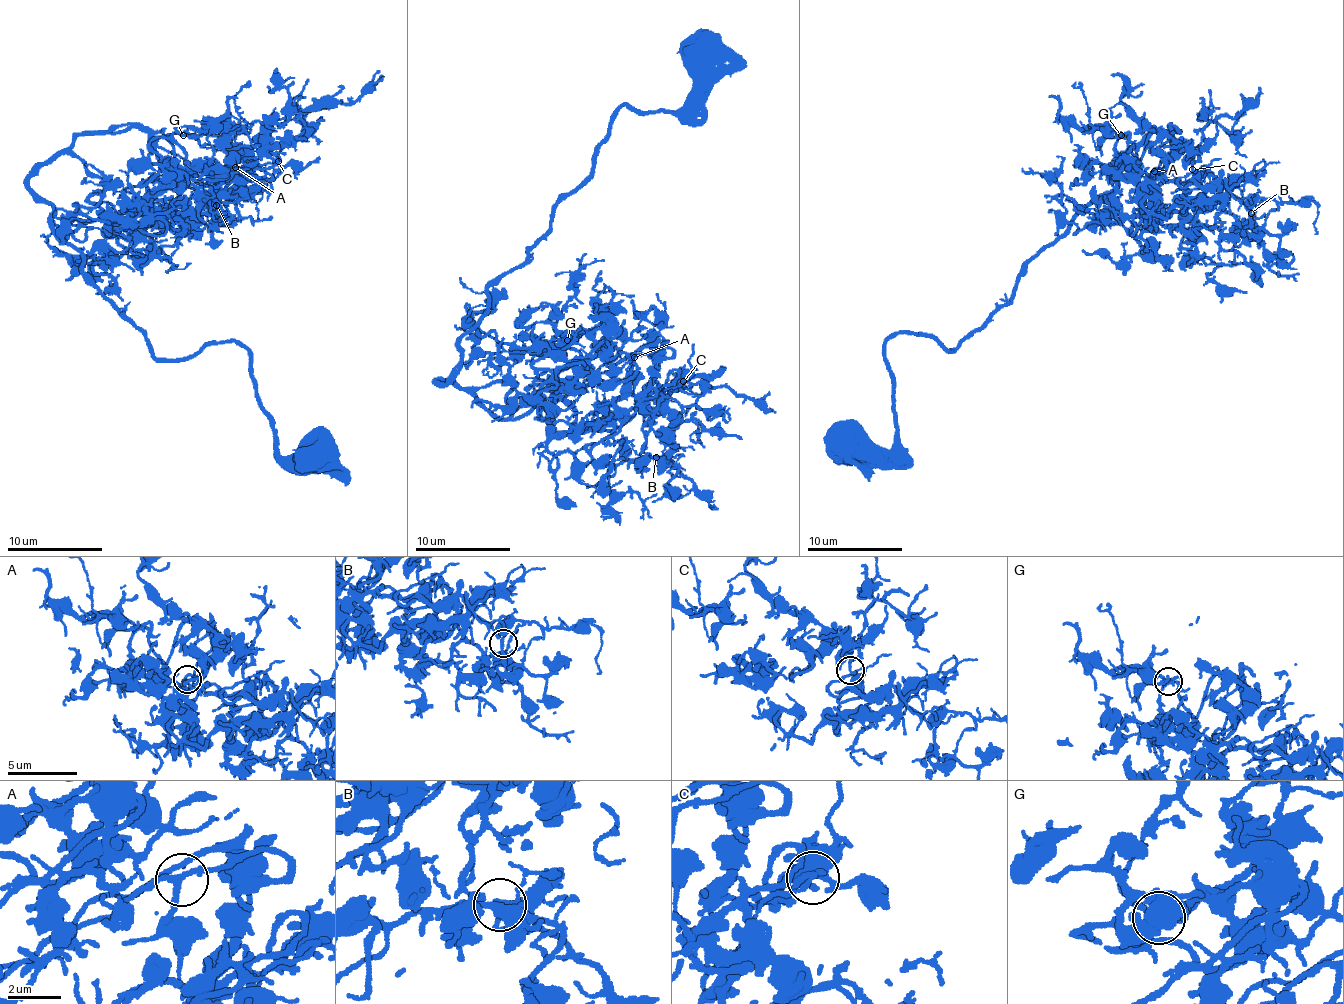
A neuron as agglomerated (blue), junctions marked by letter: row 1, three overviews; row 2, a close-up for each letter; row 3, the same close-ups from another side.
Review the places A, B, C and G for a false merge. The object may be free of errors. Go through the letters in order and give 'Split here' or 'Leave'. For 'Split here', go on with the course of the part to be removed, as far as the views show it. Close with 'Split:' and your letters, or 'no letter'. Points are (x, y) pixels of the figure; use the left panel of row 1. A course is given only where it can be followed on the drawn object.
A: Leave
B: Leave
C: Leave
G: Leave
Split: no letter

